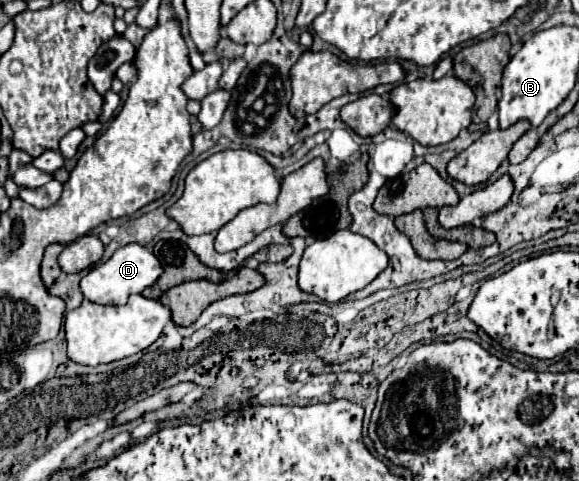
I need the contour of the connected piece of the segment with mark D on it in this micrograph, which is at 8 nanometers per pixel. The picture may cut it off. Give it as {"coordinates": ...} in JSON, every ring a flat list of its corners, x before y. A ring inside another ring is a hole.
{"coordinates":[[129,244,123,246,119,250,115,250,115,254,105,262,99,264,95,268,91,268,83,278,81,278,81,292,87,300,95,302,95,304,125,304,129,300,129,296,133,294,141,294,147,286,155,284,155,280,163,274,161,262,155,258,153,252,149,252,145,246,139,244]]}

